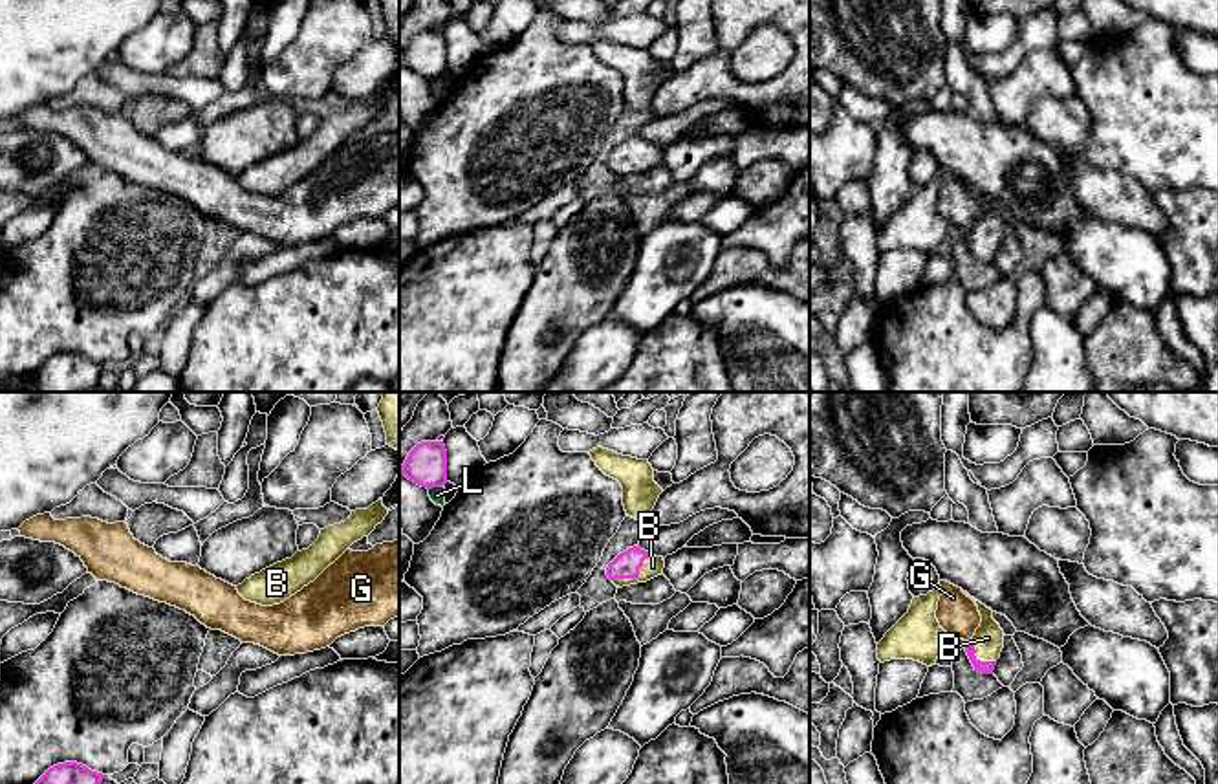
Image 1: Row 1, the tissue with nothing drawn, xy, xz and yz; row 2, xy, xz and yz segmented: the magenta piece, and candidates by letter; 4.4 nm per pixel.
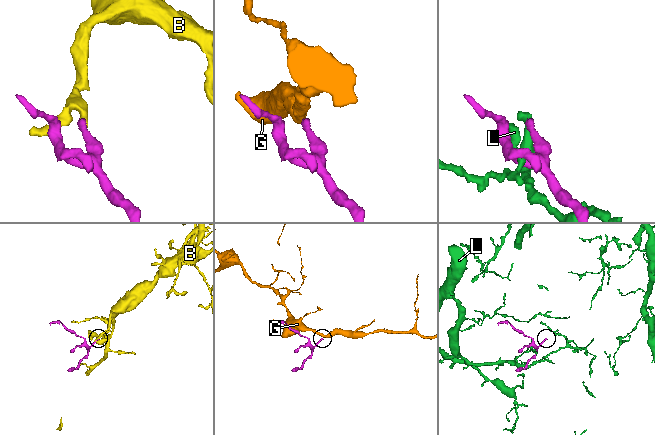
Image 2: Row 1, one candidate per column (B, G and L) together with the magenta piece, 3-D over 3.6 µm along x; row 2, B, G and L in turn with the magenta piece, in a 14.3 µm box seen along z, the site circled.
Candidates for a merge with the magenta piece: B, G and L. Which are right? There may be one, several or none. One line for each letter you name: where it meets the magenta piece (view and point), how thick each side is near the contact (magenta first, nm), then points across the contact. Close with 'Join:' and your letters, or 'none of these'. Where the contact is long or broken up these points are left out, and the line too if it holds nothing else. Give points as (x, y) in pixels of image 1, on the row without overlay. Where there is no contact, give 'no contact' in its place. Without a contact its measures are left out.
B: meets magenta in xz at (638, 165); 120 nm thick on the magenta side, 90 nm on the other; runs through xz (627, 154), (638, 165), (647, 156), (652, 156)
Join: B

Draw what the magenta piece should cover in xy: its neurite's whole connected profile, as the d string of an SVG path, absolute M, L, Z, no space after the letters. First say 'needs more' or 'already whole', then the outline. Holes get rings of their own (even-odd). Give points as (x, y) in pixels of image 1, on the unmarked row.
already whole | M77 352L49 357L33 376L37 392L90 392L99 387L104 365Z

